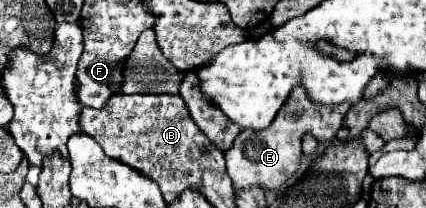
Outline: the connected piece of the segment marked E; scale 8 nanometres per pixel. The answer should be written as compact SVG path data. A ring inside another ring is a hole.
M299 84L291 90L289 98L285 100L281 112L277 112L273 124L265 130L243 130L233 148L225 152L227 160L227 174L233 180L235 188L247 188L247 186L259 186L277 190L285 186L291 178L297 176L299 162L301 162L301 138L303 134L313 134L317 140L331 142L341 128L341 116L345 116L349 110L349 102L337 104L337 106L321 106L315 104L307 90Z

